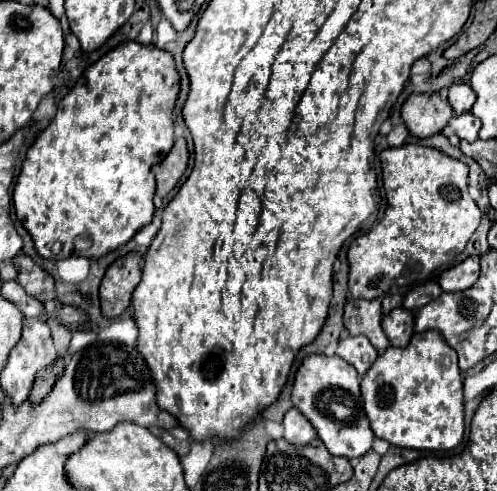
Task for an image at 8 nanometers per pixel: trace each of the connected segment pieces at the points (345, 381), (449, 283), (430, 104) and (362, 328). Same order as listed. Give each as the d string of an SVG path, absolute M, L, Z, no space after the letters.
M306 355L296 371L292 385L292 405L310 419L318 437L332 455L354 459L364 457L372 449L372 429L364 413L364 401L360 393L360 375L340 357L332 355Z
M468 257L468 259L464 259L462 263L458 263L458 265L450 267L450 269L446 269L446 271L440 275L438 283L440 283L440 287L442 287L444 291L462 291L462 289L468 289L470 285L474 285L476 279L478 279L478 275L480 275L478 259Z
M438 93L410 95L402 105L402 119L408 131L416 137L434 137L442 133L454 111L446 99Z
M352 299L346 303L344 327L350 331L350 335L366 335L378 353L382 353L390 343L380 321L382 307L378 299Z

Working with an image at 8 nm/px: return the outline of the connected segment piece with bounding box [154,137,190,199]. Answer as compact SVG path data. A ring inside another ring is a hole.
M176 139L172 151L164 157L160 167L154 167L154 175L156 175L156 195L166 199L170 195L170 191L176 187L176 183L180 181L180 177L184 175L186 167L188 167L188 145L186 139Z

